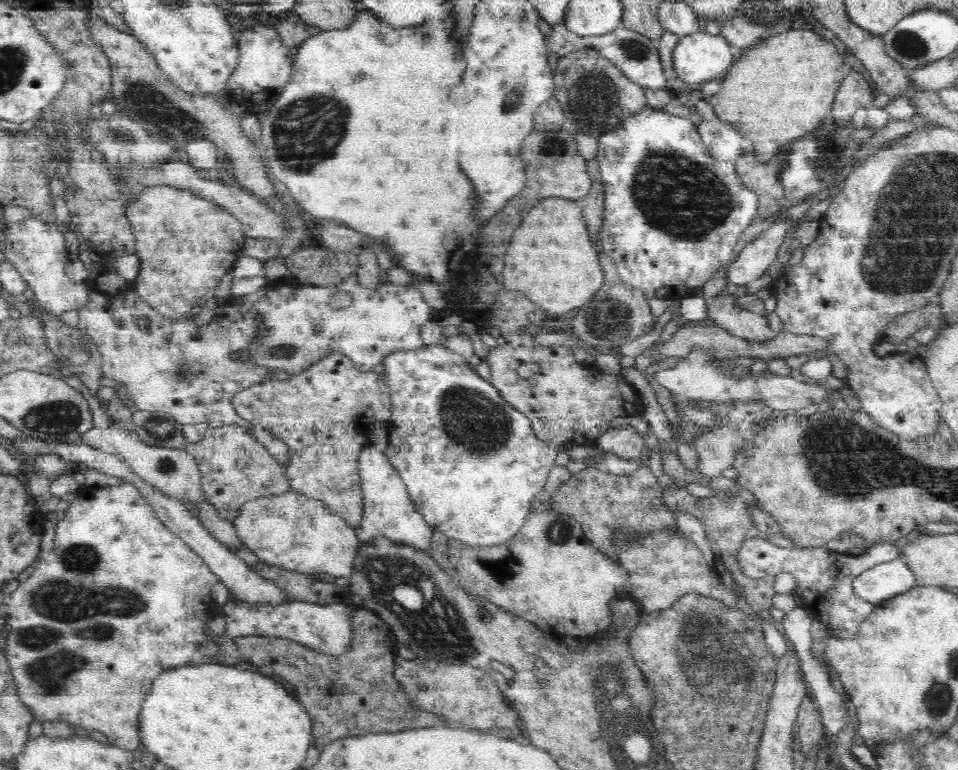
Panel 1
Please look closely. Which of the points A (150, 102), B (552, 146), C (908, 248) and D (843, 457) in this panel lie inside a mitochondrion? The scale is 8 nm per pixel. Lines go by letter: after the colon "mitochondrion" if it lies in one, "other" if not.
A: mitochondrion
B: mitochondrion
C: mitochondrion
D: mitochondrion

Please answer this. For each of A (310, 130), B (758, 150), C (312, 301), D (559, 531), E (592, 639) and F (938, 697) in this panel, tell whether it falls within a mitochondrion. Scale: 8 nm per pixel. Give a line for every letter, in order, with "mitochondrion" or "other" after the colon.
A: mitochondrion
B: other
C: other
D: mitochondrion
E: other
F: mitochondrion

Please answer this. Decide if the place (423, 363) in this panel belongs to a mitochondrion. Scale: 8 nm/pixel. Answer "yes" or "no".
no

